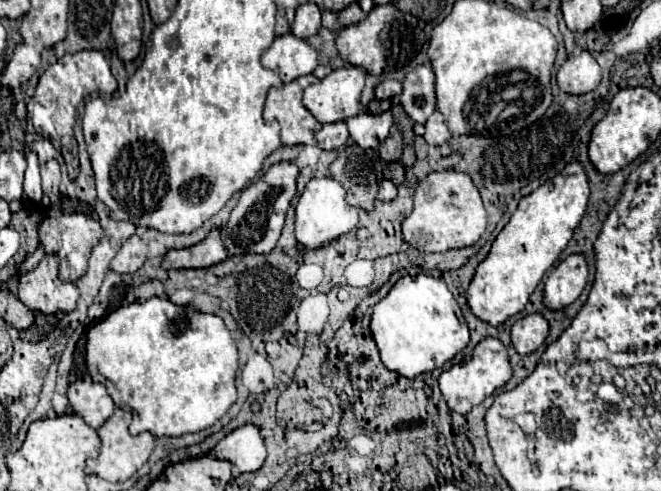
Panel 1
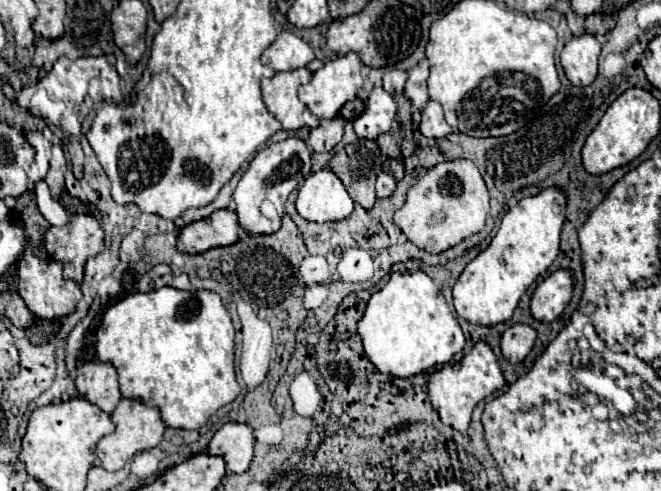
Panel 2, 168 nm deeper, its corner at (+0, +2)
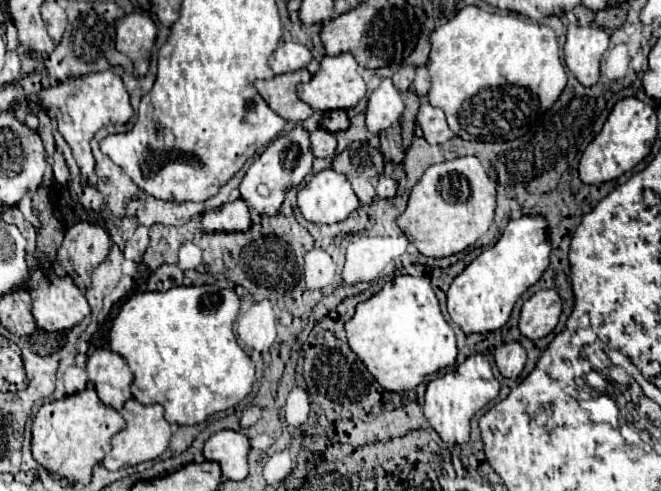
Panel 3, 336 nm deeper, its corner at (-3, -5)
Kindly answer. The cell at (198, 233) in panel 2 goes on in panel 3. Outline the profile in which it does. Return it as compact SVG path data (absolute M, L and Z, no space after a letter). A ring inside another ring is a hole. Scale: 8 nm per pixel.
M237 198L235 202L227 202L219 208L213 208L201 216L201 224L205 232L247 230L251 226L247 202L243 198Z

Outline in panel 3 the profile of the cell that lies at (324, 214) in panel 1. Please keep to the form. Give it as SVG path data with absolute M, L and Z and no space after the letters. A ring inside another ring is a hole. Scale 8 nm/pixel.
M325 168L299 190L297 206L307 222L335 224L359 208L359 198L345 174Z

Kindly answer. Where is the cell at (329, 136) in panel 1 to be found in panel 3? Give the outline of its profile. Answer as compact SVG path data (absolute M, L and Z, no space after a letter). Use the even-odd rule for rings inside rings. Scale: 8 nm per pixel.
M317 128L311 132L311 150L313 150L313 156L317 158L325 158L325 156L331 156L337 148L337 140L335 140L335 134L333 132L327 132L323 128Z

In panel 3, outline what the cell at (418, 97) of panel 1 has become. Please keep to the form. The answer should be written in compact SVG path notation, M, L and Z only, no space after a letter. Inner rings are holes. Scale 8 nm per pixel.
M419 66L417 68L417 76L415 76L415 82L413 82L413 88L419 96L425 96L427 90L429 90L429 74L427 74L427 66Z

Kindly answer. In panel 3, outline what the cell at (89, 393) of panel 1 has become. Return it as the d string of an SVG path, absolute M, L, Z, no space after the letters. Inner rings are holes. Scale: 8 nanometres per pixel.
M109 348L95 350L87 360L87 374L91 386L107 406L121 410L121 406L131 398L133 372L117 352Z

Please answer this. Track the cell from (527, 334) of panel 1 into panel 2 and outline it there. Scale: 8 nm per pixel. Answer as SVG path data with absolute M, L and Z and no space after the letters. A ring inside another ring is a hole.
M516 323L504 331L500 349L506 361L522 363L526 355L532 351L534 343L536 343L536 329L524 323Z

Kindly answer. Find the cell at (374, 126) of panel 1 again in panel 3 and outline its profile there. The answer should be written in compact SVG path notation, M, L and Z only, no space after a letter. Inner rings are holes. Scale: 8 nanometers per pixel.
M383 78L379 88L375 88L369 94L367 104L367 128L373 134L379 134L381 130L389 128L393 122L401 118L403 112L403 98L399 90L393 86L391 78Z

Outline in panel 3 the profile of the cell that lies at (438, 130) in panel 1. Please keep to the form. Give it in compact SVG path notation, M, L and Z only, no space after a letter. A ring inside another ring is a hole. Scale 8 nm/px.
M423 98L423 104L419 108L419 114L417 114L417 124L421 126L423 136L429 144L441 144L441 142L447 142L455 136L451 132L451 128L447 126L443 110L433 108L425 98Z

